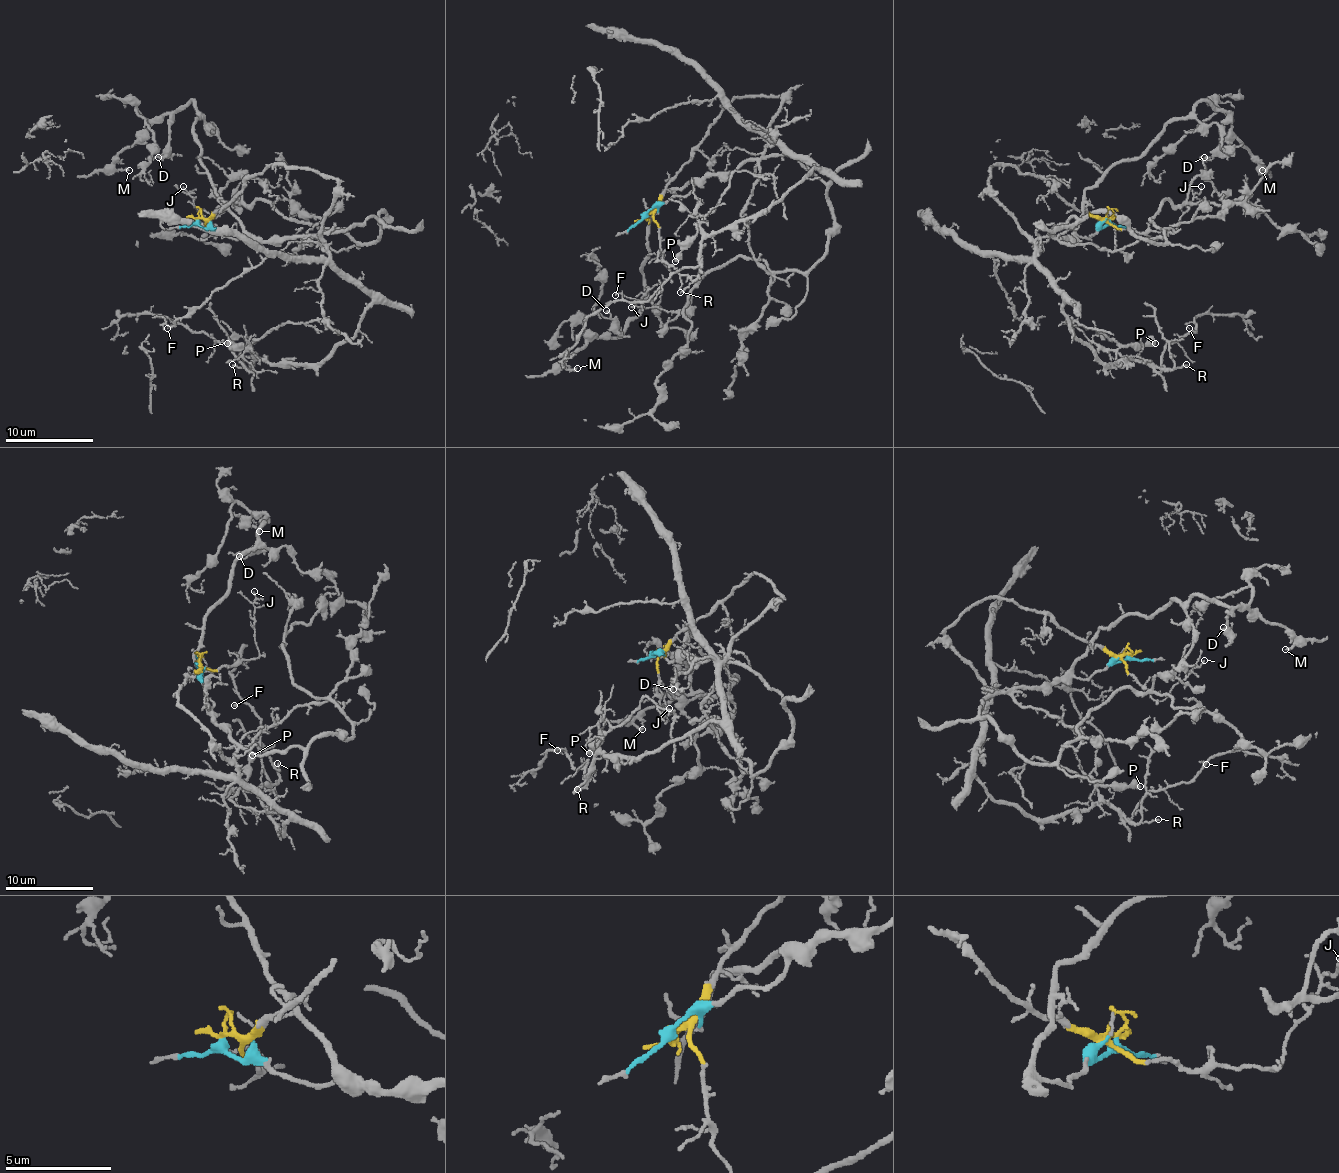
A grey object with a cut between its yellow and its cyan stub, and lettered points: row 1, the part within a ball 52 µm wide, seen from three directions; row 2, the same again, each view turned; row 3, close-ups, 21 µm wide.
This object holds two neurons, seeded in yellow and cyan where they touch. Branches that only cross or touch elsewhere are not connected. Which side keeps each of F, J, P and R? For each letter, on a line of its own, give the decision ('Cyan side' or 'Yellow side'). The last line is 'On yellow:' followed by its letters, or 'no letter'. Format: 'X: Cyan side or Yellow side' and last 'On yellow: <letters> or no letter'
F: Yellow side
J: Yellow side
P: Yellow side
R: Yellow side
On yellow: F, J, P, R

